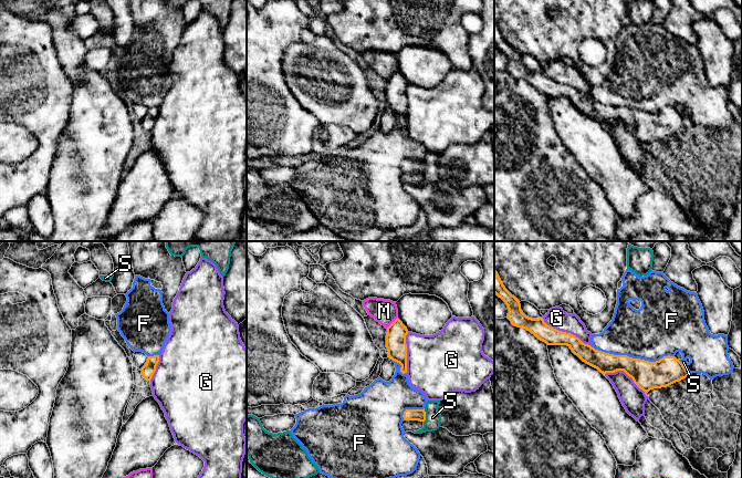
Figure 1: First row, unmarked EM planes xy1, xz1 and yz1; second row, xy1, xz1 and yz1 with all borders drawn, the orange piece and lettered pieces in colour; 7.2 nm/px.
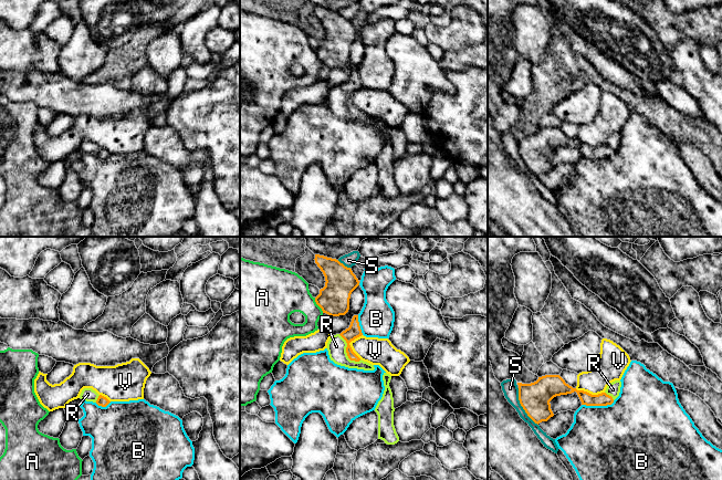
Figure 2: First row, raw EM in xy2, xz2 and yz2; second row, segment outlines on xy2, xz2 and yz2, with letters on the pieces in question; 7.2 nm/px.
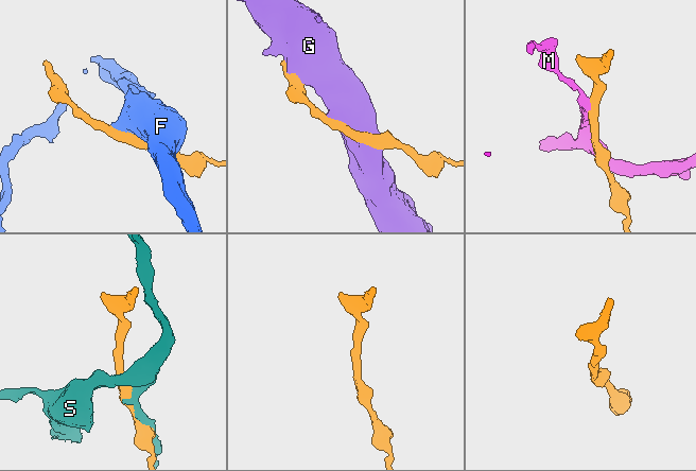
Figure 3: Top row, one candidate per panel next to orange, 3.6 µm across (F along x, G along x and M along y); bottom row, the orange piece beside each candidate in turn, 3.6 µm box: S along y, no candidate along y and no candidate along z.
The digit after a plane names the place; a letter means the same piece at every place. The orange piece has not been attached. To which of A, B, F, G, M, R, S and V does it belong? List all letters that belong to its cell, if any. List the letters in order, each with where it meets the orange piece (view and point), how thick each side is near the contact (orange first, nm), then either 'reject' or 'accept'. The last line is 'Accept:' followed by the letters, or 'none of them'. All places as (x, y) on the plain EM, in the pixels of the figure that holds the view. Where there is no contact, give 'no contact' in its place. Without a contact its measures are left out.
A: contact xz2 (317, 56); calibres 220 and 320 nm; reject
B: contact yz2 (597, 157); calibres 100 and 480 nm; reject
F: contact yz1 (634, 111); calibres 220 and 400 nm; reject
G: contact yz1 (565, 84); calibres 130 and 150 nm; reject
M: contact xz1 (393, 74); calibres 150 and 180 nm; reject
R: contact xz2 (346, 103); calibres 100 and 140 nm; accept
S: contact yz2 (522, 158); calibres 220 and 110 nm; reject
V: contact xz2 (349, 97); calibres 100 and 200 nm; reject
Accept: R

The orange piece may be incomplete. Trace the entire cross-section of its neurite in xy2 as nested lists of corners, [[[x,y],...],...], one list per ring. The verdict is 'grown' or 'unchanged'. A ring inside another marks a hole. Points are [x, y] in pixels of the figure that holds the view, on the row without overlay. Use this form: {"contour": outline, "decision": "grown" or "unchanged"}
{"contour": [[[84,140],[80,147],[80,150],[86,154],[96,155],[102,159],[106,159],[111,155],[106,149],[98,147],[92,140]]], "decision": "grown"}

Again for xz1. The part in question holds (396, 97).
{"contour": [[[397,70],[388,80],[386,87],[386,100],[388,110],[401,117],[400,124],[407,125],[407,80]]], "decision": "unchanged"}

